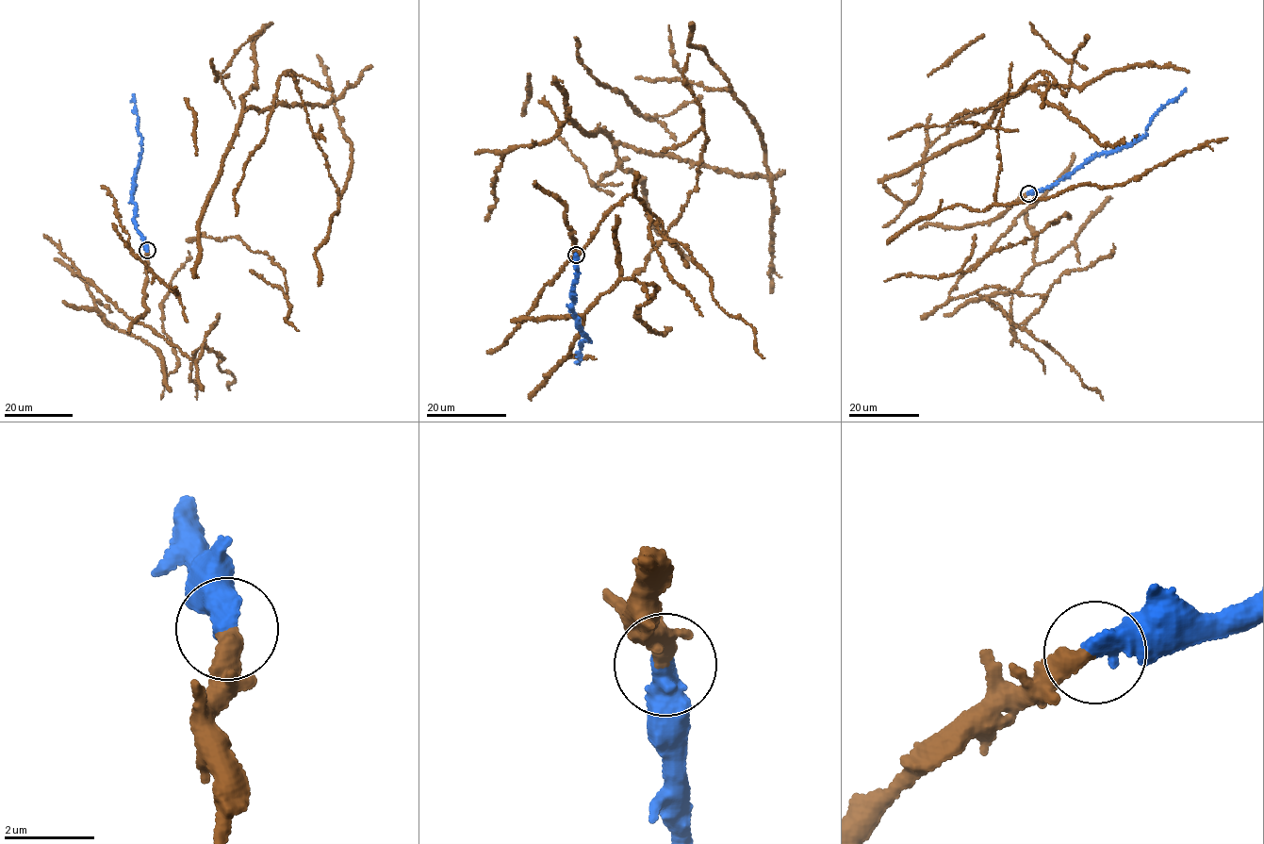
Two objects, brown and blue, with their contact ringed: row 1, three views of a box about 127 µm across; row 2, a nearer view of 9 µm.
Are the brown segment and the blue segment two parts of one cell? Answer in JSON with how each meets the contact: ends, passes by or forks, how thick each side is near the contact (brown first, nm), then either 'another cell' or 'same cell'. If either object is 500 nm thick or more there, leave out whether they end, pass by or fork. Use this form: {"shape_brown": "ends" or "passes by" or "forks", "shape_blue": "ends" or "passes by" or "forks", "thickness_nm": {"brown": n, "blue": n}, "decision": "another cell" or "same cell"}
{"thickness_nm": {"brown": 400, "blue": 550}, "decision": "same cell"}

